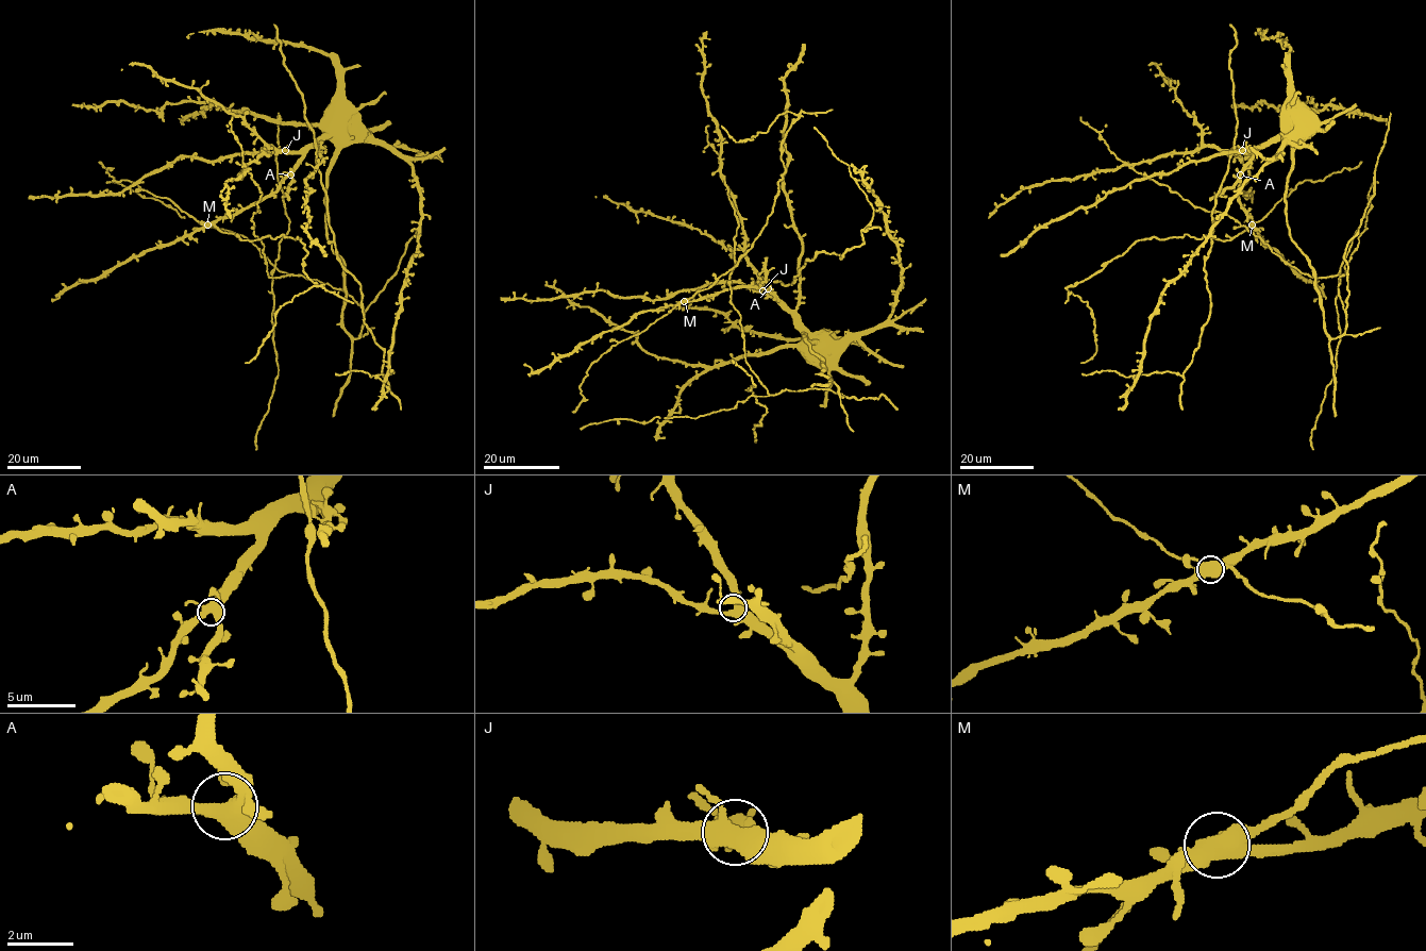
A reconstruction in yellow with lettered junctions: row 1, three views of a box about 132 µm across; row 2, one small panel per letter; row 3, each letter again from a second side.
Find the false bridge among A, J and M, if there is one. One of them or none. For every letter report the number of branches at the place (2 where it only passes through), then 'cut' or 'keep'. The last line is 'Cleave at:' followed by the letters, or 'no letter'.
A: branches 5; keep
J: branches 5; keep
M: branches 5; cut
Cleave at: M

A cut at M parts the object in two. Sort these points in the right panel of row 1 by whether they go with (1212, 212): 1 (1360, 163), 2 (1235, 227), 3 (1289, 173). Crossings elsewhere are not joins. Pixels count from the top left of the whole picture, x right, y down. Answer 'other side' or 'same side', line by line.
1: other side
2: same side
3: same side

